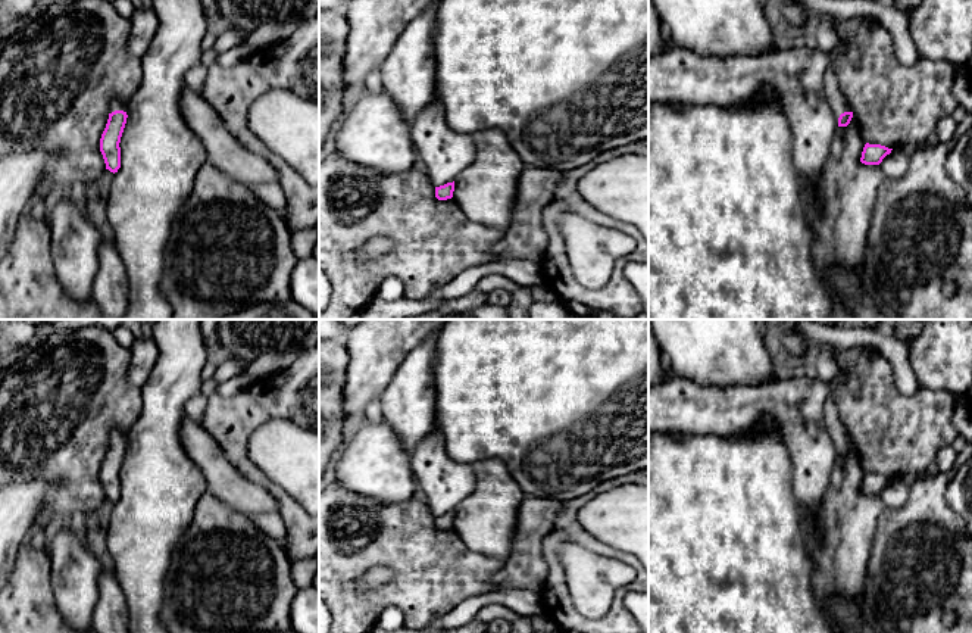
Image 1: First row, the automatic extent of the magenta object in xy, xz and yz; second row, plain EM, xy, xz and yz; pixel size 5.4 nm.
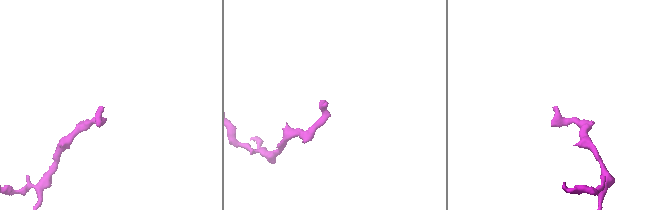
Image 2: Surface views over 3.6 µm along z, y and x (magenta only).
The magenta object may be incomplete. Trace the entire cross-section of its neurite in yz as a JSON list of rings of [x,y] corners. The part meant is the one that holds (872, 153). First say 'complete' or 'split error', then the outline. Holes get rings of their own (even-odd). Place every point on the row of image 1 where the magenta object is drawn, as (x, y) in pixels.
complete; [[[866,143],[862,152],[860,162],[865,165],[879,165],[882,159],[891,153],[893,149],[888,149],[881,144]]]

